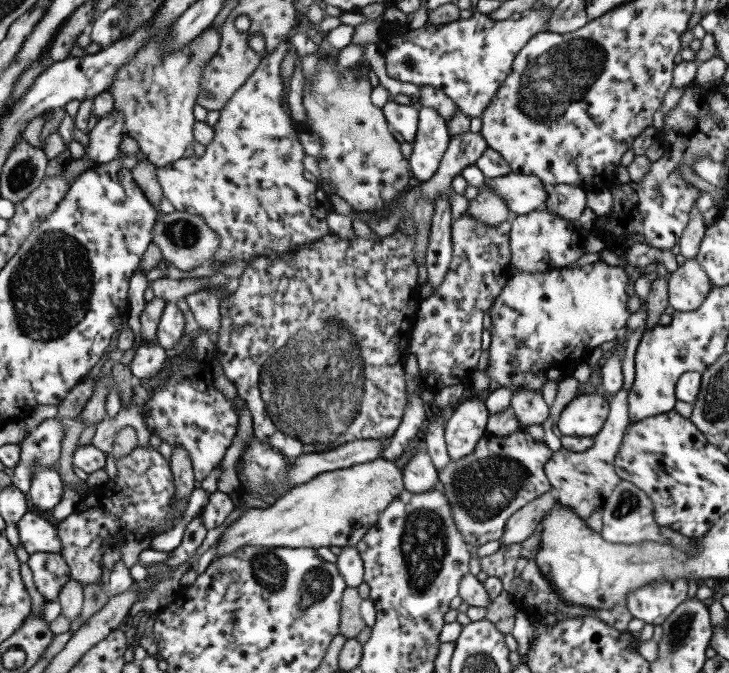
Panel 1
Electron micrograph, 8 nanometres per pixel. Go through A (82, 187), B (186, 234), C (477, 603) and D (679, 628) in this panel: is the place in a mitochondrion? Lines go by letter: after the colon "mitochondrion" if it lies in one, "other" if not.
A: other
B: mitochondrion
C: other
D: mitochondrion

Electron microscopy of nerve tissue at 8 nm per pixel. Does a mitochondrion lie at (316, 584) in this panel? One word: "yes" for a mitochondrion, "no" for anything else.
yes

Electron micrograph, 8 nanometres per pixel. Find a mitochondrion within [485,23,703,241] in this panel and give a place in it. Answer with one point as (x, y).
(550, 78)

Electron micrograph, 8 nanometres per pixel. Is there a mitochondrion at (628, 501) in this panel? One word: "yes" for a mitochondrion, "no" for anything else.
yes

